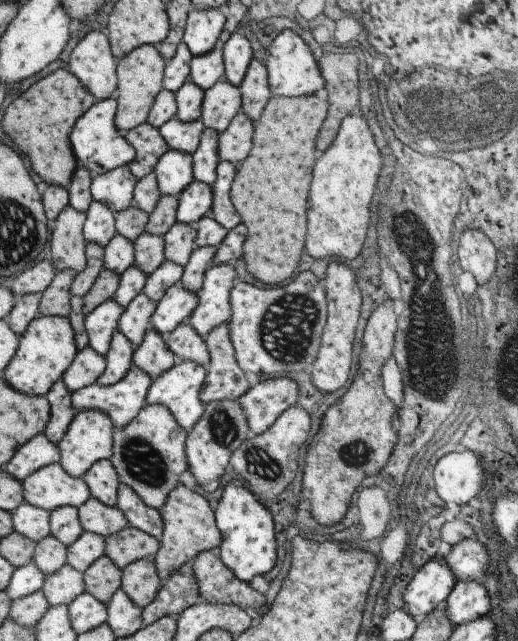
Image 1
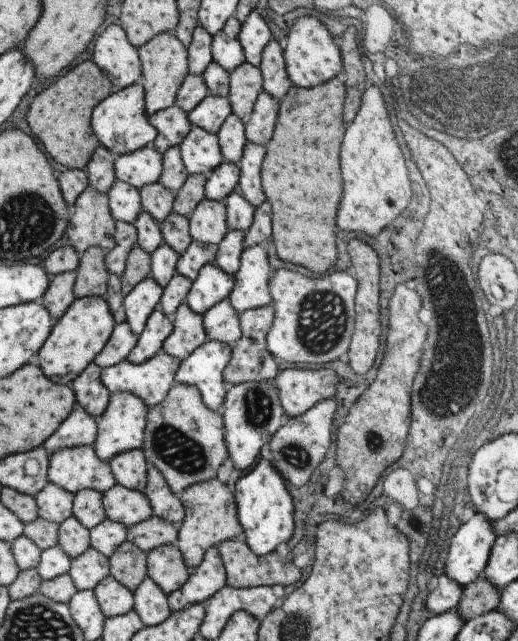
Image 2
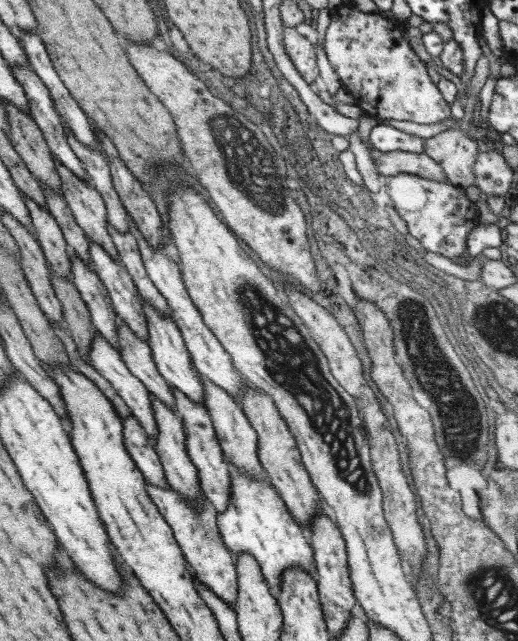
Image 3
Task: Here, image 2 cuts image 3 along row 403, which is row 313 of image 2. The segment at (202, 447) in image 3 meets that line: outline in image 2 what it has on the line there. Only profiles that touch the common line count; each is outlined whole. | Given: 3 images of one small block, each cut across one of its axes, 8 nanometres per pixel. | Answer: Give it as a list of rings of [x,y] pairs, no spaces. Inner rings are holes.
[[[184,302],[178,306],[171,318],[172,330],[165,338],[161,351],[168,356],[183,361],[197,346],[207,338],[202,326],[202,316],[191,313]]]

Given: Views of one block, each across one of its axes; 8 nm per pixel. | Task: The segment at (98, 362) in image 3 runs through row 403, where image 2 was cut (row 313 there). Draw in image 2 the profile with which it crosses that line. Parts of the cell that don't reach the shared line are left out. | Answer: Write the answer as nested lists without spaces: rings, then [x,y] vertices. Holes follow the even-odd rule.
[[[148,276],[123,296],[124,322],[136,338],[143,331],[149,314],[157,309],[161,294],[160,286]]]

